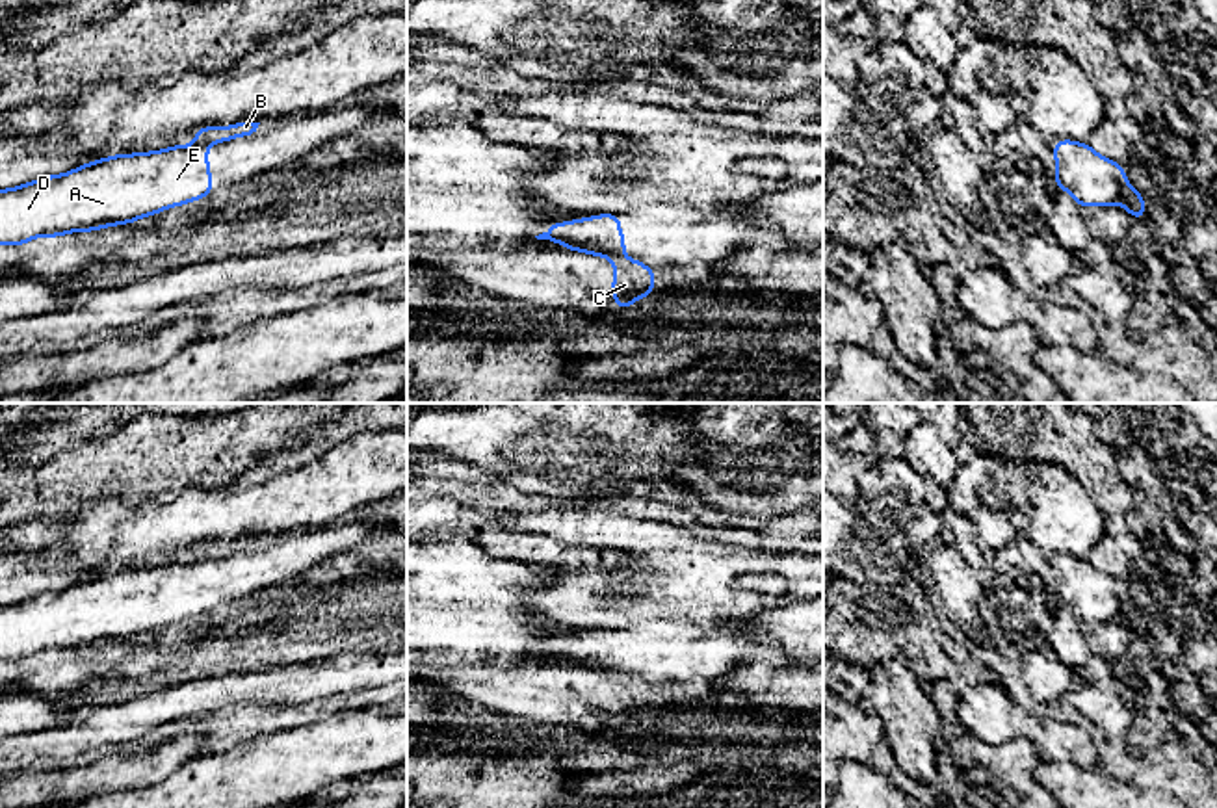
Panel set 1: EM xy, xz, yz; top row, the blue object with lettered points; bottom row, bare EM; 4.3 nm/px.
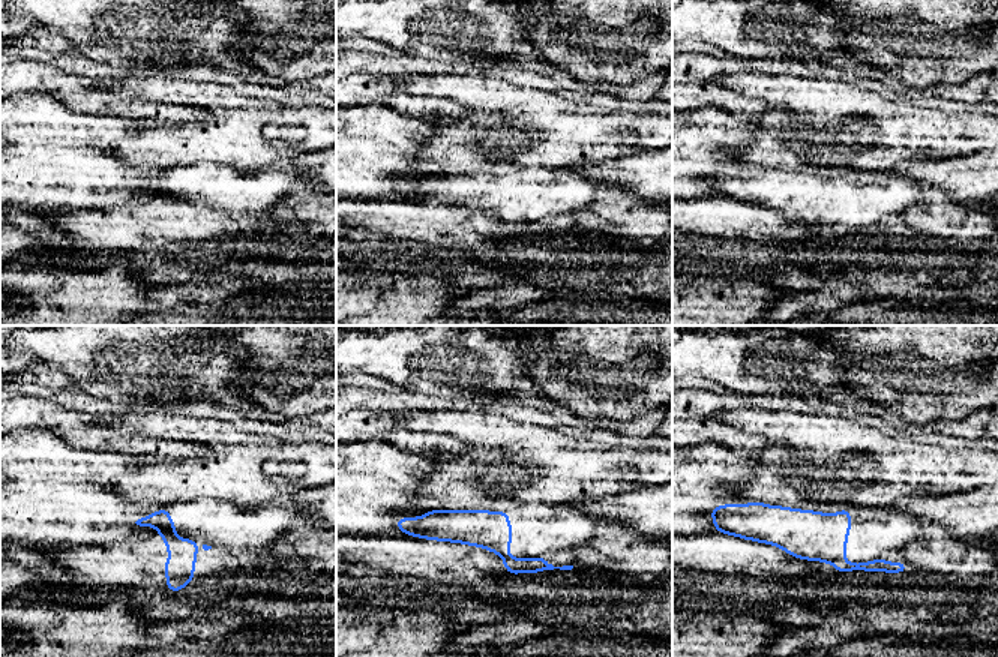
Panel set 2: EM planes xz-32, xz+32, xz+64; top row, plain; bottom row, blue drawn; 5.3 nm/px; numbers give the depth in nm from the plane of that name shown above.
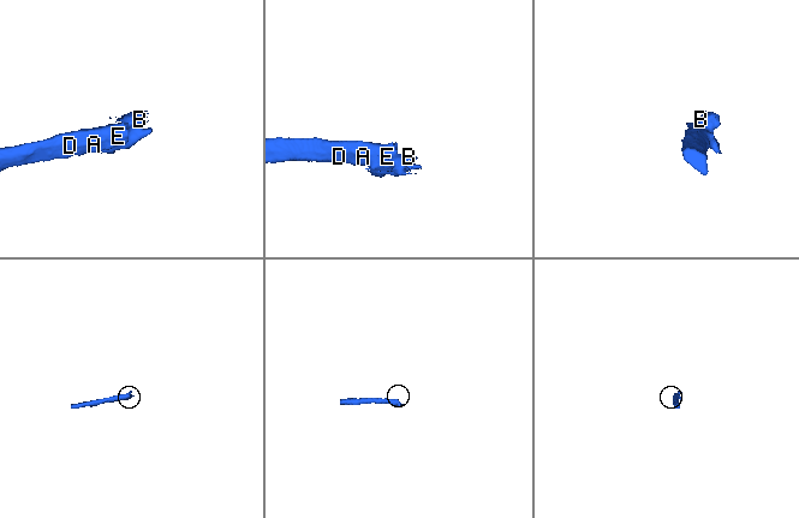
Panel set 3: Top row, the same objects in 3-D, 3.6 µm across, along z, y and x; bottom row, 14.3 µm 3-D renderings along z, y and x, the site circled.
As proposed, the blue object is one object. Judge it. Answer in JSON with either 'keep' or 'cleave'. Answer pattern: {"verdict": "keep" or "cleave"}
{"verdict": "cleave"}

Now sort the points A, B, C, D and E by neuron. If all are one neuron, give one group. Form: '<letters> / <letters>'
A D E / B C

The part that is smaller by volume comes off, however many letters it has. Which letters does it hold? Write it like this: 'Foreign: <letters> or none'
Foreign: B, C

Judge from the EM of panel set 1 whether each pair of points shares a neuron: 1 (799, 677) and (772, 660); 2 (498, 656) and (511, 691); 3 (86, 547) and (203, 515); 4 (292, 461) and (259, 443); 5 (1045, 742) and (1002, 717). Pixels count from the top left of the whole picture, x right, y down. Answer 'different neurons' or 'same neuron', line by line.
1: same neuron
2: different neurons
3: same neuron
4: different neurons
5: same neuron

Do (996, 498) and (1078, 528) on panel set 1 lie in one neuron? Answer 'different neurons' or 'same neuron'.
same neuron

